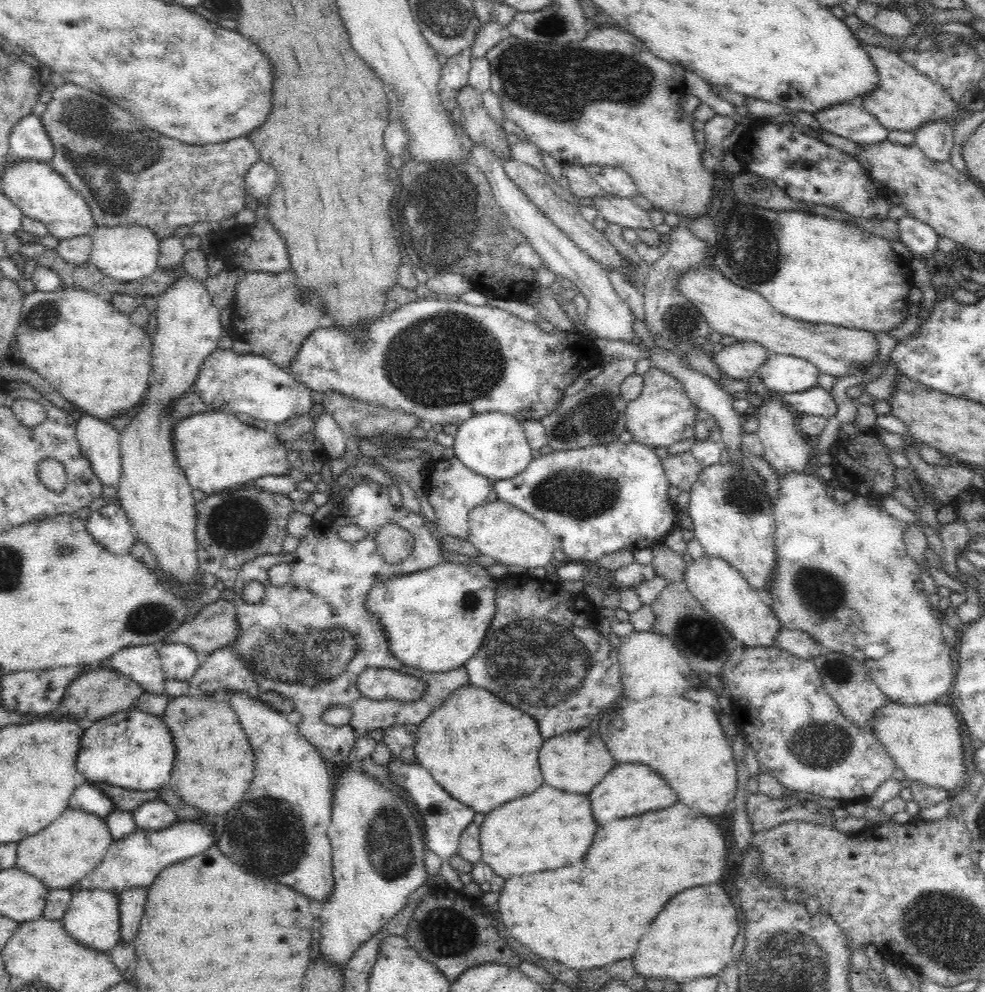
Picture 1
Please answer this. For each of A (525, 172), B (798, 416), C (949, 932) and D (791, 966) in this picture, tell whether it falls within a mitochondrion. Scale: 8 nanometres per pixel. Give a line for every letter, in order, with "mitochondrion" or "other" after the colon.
A: other
B: other
C: mitochondrion
D: mitochondrion

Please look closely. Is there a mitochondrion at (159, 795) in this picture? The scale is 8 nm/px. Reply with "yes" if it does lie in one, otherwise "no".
no

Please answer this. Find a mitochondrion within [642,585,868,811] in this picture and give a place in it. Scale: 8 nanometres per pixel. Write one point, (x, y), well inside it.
(822, 745)

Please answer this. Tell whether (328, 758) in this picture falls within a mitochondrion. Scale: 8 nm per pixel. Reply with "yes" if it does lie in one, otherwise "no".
no

